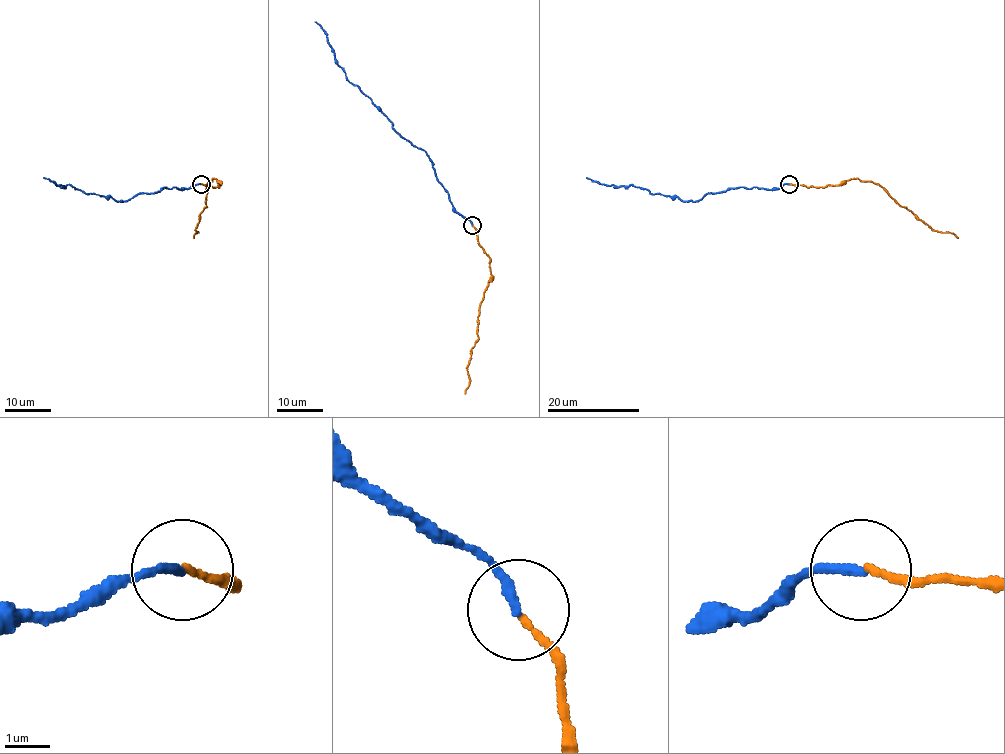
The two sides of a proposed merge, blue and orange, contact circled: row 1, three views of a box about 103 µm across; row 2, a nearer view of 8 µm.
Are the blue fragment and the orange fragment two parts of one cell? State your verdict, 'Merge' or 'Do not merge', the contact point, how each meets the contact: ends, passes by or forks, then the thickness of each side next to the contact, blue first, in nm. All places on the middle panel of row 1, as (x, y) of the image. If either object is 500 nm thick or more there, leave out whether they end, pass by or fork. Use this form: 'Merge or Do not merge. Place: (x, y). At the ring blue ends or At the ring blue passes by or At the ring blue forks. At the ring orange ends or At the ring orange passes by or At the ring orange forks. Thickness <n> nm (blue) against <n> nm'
Merge. Place: (472, 225). At the ring blue ends. At the ring orange ends. Thickness 200 nm (blue) against 130 nm

